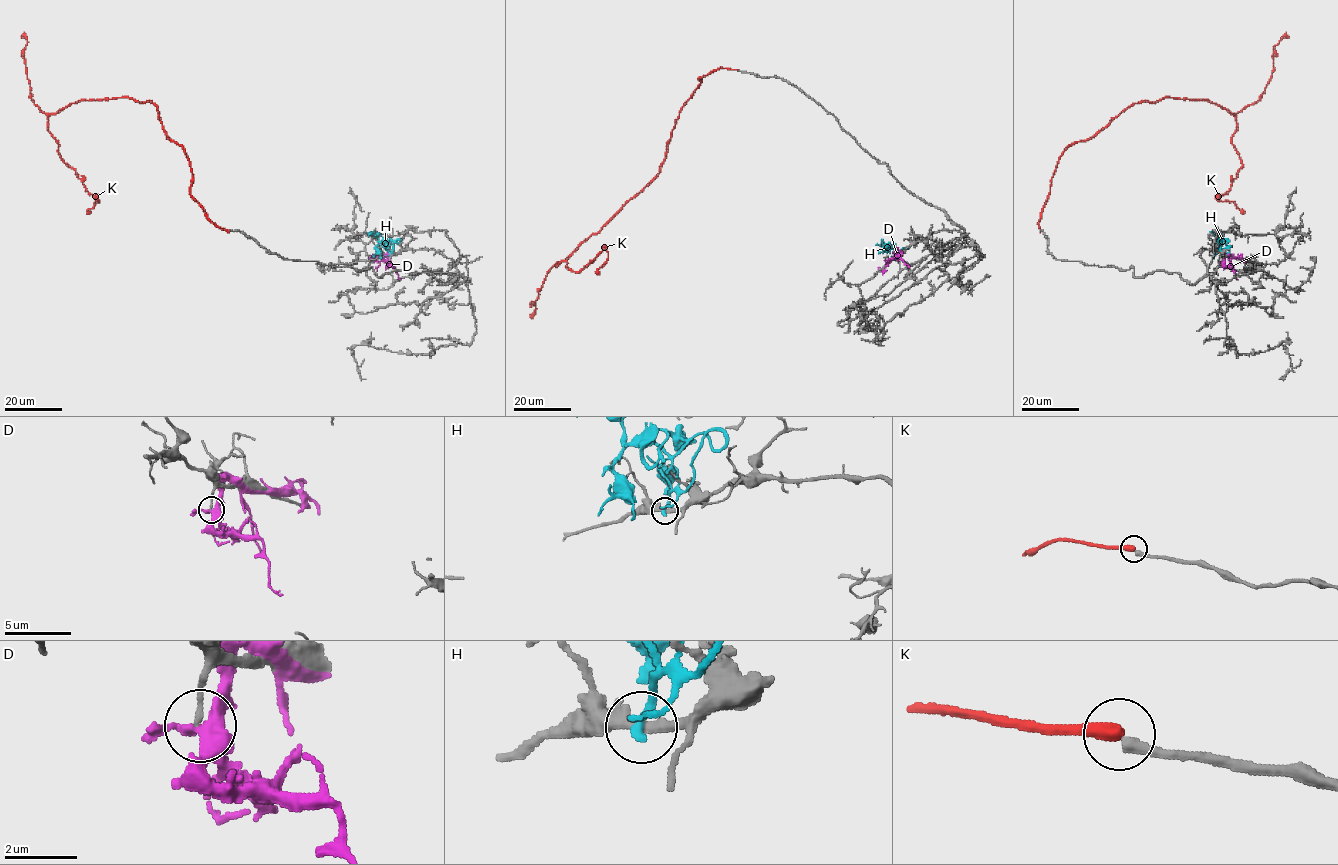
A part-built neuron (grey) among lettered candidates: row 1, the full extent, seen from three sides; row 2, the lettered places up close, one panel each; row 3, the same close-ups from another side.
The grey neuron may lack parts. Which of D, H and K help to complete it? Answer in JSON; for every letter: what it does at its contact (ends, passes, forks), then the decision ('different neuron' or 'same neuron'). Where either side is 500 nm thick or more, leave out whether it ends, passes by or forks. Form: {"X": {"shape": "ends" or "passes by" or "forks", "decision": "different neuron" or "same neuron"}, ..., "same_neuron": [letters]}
{"D": {"shape": "forks", "decision": "different neuron"}, "H": {"shape": "ends", "decision": "different neuron"}, "K": {"decision": "same neuron"}, "same_neuron": ["K"]}

